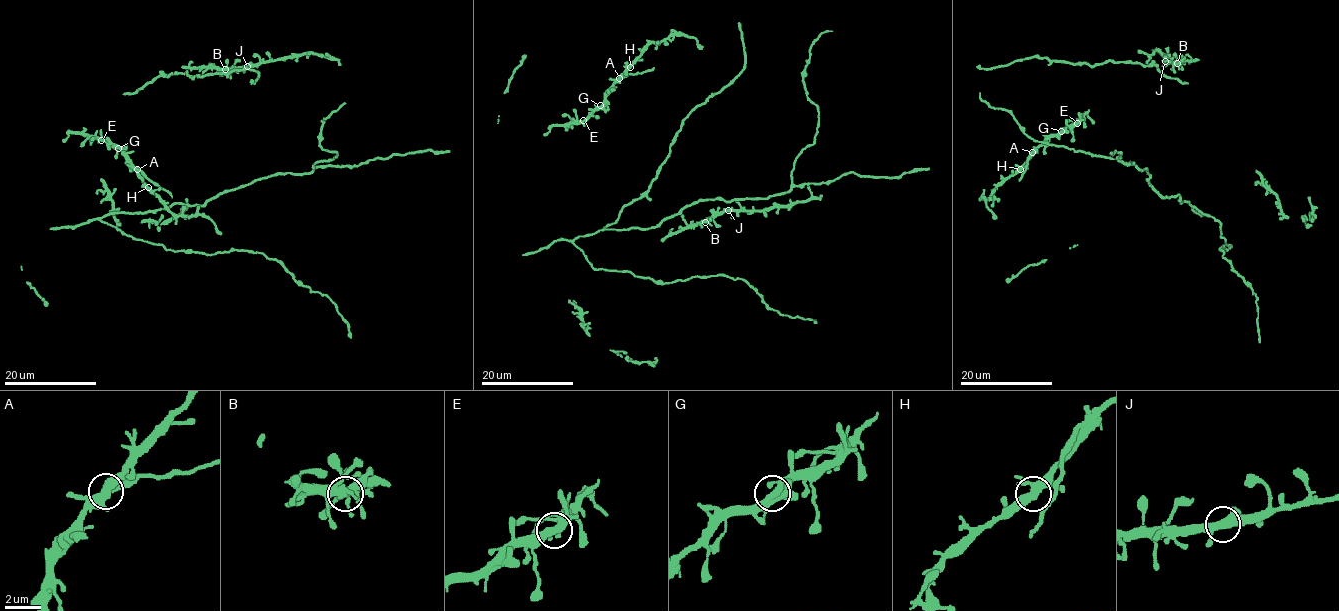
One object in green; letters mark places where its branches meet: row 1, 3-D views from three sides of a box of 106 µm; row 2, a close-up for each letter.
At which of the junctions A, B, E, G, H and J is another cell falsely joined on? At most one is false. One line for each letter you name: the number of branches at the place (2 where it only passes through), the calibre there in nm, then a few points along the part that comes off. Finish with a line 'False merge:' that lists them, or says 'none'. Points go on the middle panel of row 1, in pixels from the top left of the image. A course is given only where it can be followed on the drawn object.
A: 4 branches meet; 400 nm thick; foreign part runs (619, 77), (654, 67)
False merge: A

